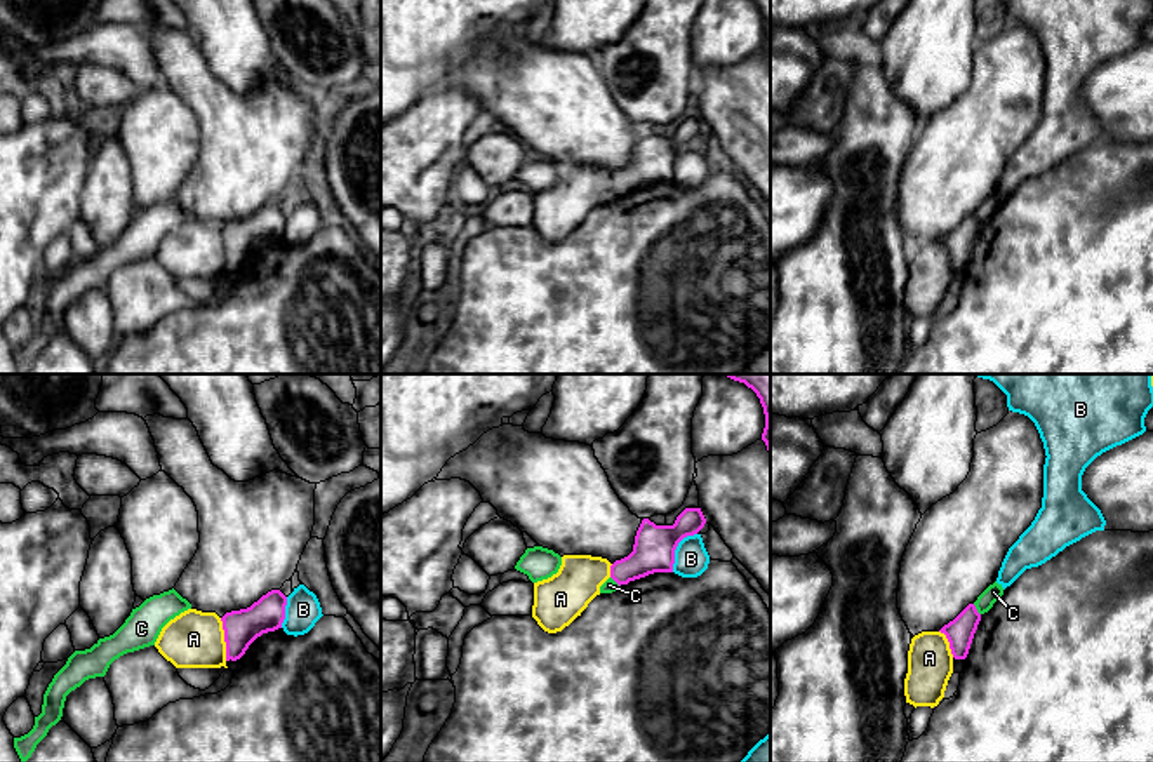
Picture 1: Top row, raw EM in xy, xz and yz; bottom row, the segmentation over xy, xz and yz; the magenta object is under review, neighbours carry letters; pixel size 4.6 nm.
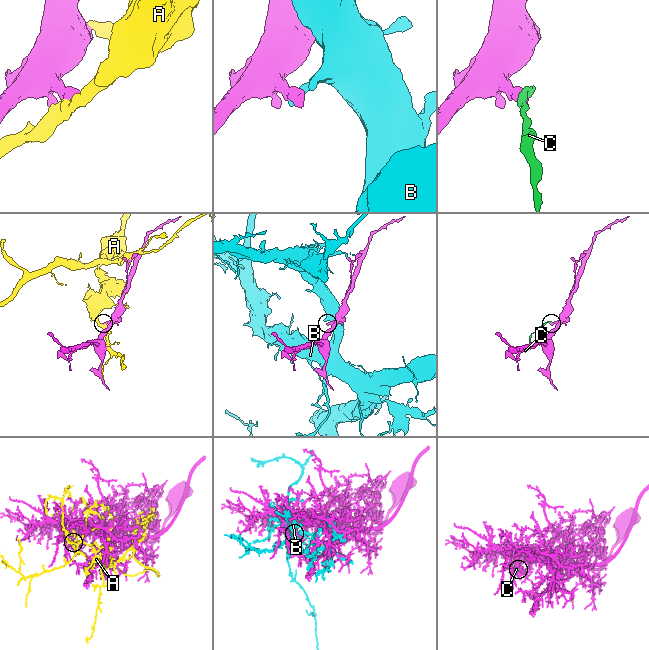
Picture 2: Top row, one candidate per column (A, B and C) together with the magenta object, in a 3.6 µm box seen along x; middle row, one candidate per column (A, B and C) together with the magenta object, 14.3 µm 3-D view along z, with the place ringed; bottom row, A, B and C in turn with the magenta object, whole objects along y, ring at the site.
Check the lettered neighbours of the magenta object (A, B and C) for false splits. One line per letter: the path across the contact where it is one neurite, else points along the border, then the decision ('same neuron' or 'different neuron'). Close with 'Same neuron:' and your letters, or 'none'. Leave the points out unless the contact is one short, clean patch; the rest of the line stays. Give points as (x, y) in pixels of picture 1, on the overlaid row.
A: different neuron
B: along xz (696, 533), (679, 543), (672, 571) | different neuron
C: along yz (973, 604), (979, 614) | different neuron
Same neuron: none

